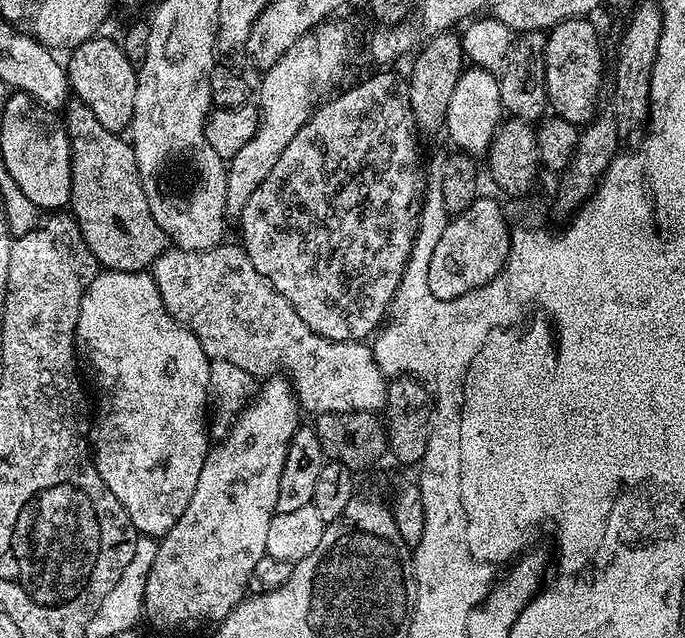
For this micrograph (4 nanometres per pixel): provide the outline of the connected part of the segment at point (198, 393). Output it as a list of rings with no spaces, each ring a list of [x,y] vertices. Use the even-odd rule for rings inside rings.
[[[97,271],[94,282],[86,286],[86,294],[82,294],[82,306],[78,306],[78,326],[76,327],[76,343],[79,351],[88,355],[92,363],[92,372],[96,375],[96,384],[100,387],[100,401],[94,404],[94,419],[90,424],[90,451],[96,463],[98,474],[102,474],[102,482],[110,486],[114,498],[122,502],[126,514],[130,514],[130,522],[136,527],[140,536],[159,538],[168,533],[182,518],[182,510],[190,506],[190,498],[194,498],[194,486],[198,486],[198,474],[202,474],[202,462],[206,462],[206,454],[210,447],[210,361],[206,350],[202,350],[202,342],[186,326],[182,326],[168,313],[162,300],[162,294],[147,271],[143,272],[109,272]]]

